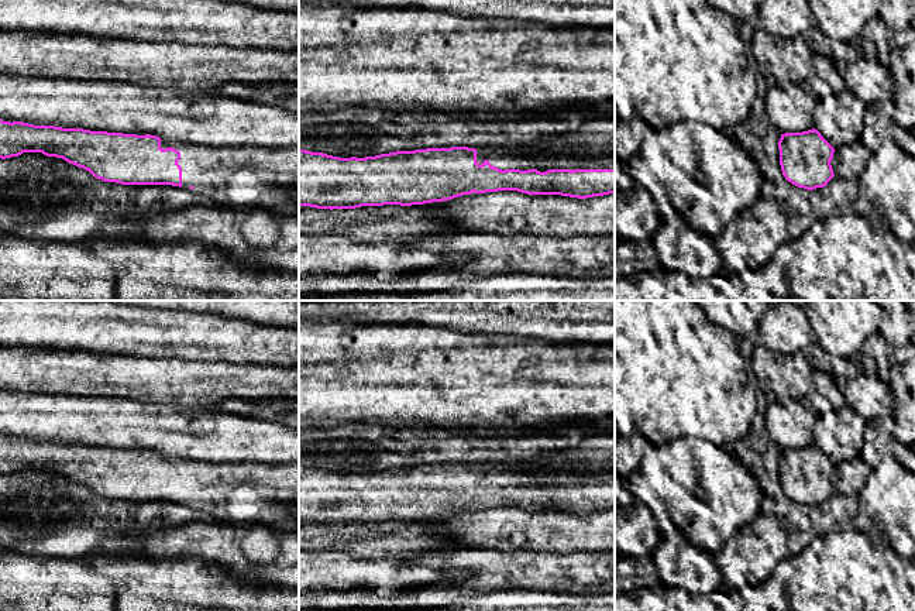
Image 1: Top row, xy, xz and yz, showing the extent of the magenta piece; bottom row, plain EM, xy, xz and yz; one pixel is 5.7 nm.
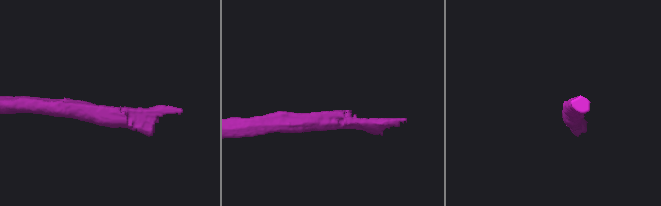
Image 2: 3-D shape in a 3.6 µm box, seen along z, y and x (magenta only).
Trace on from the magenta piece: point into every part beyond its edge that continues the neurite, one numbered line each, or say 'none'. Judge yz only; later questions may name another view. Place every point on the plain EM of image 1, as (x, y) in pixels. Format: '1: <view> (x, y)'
none

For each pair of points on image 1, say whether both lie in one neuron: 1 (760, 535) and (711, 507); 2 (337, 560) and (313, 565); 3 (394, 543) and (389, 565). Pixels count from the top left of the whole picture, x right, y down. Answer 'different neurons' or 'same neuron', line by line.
1: different neurons
2: same neuron
3: different neurons

